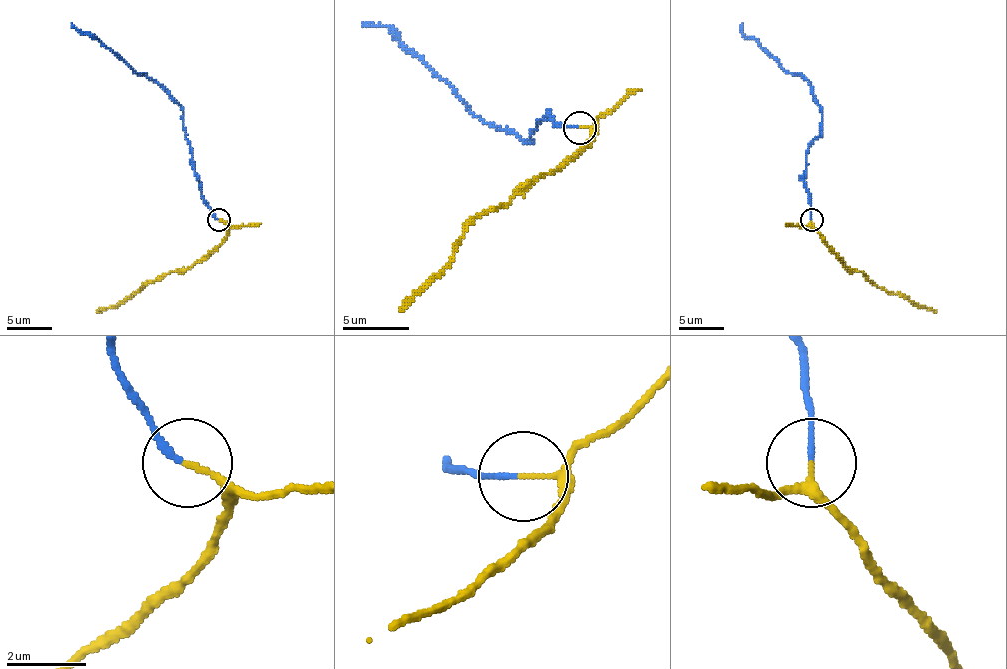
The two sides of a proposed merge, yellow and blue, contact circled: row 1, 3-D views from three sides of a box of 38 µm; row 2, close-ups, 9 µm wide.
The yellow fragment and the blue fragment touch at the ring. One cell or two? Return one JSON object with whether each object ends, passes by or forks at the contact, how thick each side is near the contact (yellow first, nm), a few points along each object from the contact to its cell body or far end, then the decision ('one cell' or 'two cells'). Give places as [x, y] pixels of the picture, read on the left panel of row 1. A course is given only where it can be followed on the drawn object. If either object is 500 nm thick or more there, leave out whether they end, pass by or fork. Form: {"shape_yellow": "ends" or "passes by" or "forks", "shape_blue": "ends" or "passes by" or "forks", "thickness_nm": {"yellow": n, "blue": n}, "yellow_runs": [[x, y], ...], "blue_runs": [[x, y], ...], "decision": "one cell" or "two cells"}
{"shape_yellow": "ends", "shape_blue": "ends", "thickness_nm": {"yellow": 120, "blue": 140}, "yellow_runs": [[219, 219], [226, 226], [226, 237], [206, 255], [185, 269], [151, 280], [133, 294], [96, 312]], "blue_runs": [[217, 219], [197, 180], [181, 107], [144, 73], [135, 73], [99, 39], [71, 23]], "decision": "two cells"}

